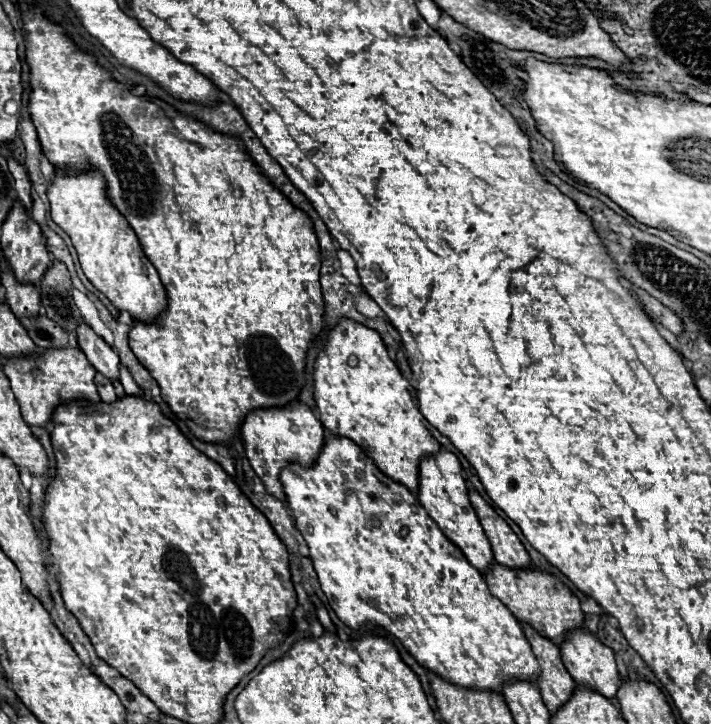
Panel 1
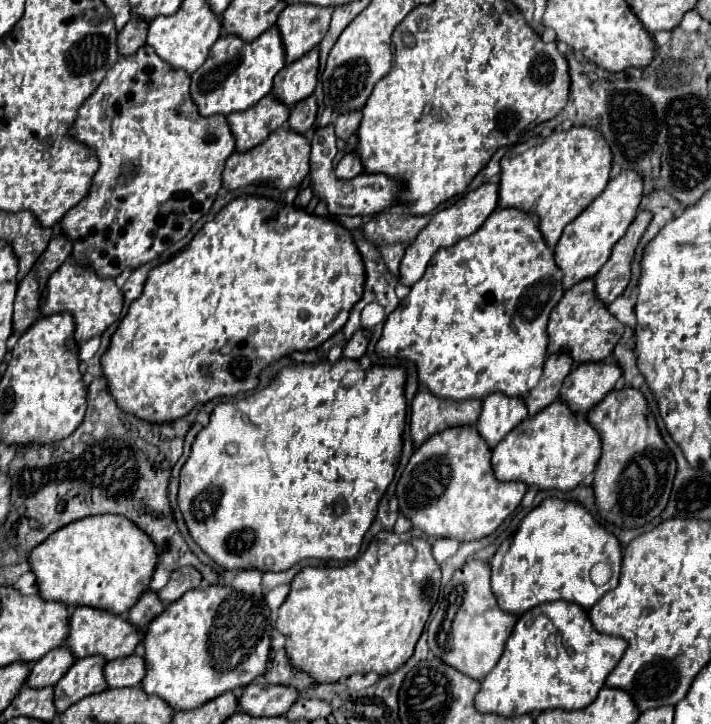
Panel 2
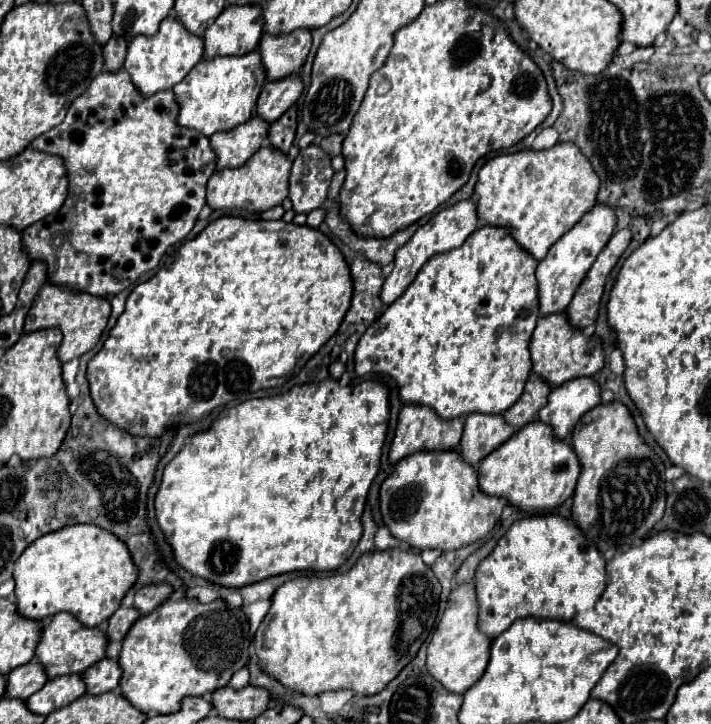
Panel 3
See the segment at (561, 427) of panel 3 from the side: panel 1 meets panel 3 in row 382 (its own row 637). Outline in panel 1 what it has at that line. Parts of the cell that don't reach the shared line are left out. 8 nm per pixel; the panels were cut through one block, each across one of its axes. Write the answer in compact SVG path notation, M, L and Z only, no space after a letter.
M584 628L584 630L576 630L576 634L568 634L568 638L564 638L564 646L560 646L560 656L566 670L572 674L572 678L578 684L586 684L588 688L600 692L606 698L616 696L620 686L620 674L616 668L614 652L608 646L604 646L592 632Z

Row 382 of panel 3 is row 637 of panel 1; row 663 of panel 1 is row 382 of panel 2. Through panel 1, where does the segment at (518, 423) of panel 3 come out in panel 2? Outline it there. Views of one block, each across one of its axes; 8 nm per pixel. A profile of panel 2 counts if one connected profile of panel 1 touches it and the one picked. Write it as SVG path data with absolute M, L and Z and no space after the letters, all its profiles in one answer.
M566 352L550 354L546 358L544 374L542 374L540 382L536 384L536 388L532 388L532 392L528 392L528 396L524 396L528 416L538 414L542 408L546 408L548 404L558 400L560 386L570 370L572 370L572 360L568 360Z

